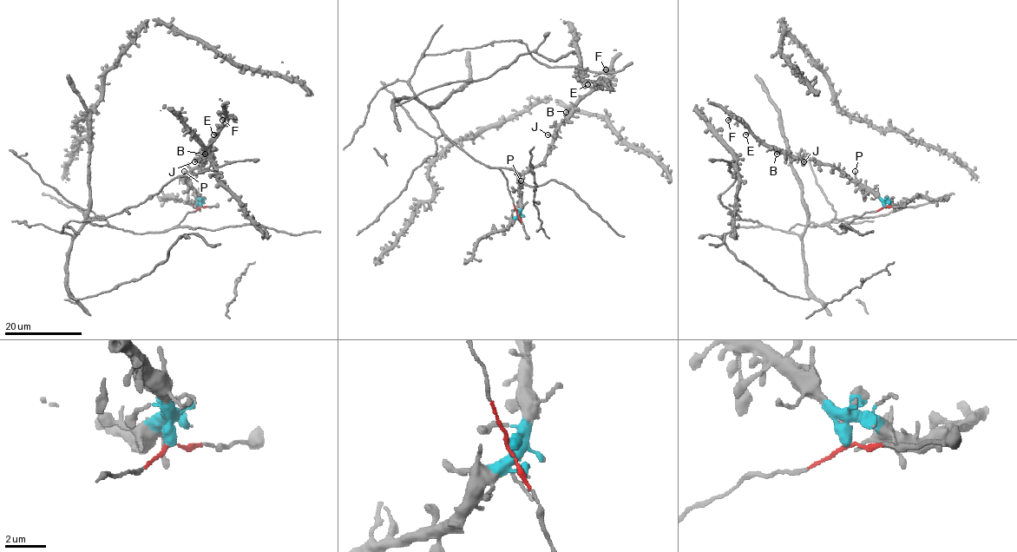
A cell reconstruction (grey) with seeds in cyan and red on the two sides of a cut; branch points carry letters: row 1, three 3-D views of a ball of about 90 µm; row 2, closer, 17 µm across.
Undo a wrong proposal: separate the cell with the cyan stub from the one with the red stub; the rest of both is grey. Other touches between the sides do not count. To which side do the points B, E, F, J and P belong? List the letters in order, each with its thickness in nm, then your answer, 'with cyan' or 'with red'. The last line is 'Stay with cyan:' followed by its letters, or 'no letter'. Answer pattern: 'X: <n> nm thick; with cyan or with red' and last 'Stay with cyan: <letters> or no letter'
B: 240 nm thick; with cyan
E: 420 nm thick; with cyan
F: 300 nm thick; with cyan
J: 200 nm thick; with cyan
P: 140 nm thick; with cyan
Stay with cyan: B, E, F, J, P

